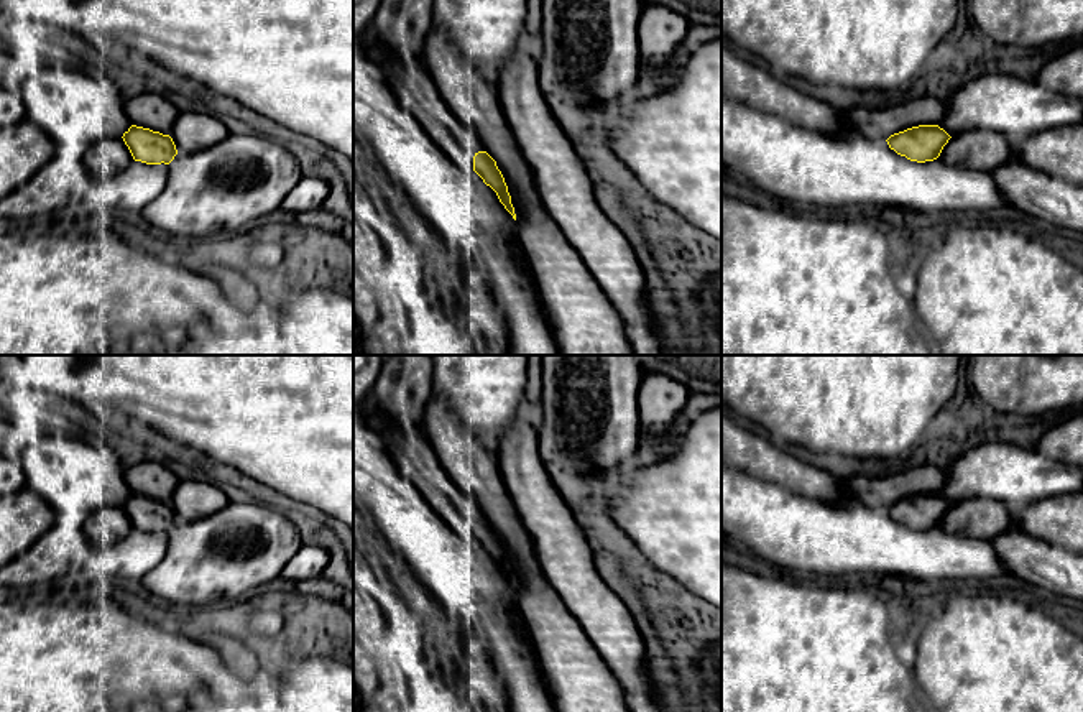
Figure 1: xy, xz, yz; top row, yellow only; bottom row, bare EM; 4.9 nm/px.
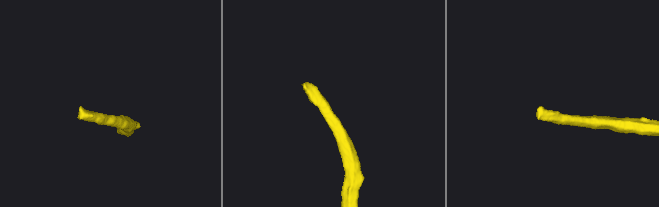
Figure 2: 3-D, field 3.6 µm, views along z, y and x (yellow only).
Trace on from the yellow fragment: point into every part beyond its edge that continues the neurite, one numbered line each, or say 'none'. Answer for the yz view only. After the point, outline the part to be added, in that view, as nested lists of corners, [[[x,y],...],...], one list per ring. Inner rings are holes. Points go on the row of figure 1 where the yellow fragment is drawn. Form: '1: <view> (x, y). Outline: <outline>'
none

